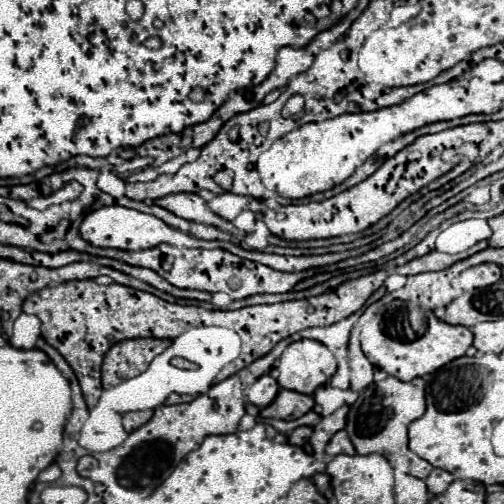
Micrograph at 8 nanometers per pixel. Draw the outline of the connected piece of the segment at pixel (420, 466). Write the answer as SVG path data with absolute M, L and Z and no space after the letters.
M386 377L382 381L374 381L372 385L368 385L348 413L346 431L356 447L356 453L360 455L380 453L390 461L394 469L400 469L418 479L426 479L432 467L428 461L420 459L416 453L408 449L408 437L406 437L408 425L414 419L420 419L426 411L425 388L426 382L420 377L408 383L396 377Z

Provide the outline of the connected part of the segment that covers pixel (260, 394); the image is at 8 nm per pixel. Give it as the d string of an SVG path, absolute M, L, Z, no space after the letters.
M264 375L246 389L246 395L248 395L248 401L254 403L256 407L268 407L276 399L278 391L280 387L276 385L276 379L270 375Z

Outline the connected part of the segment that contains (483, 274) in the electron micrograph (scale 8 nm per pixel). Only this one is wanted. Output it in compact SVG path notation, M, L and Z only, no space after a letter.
M482 263L482 265L470 267L464 273L460 273L458 285L460 285L460 289L470 291L470 289L488 287L488 285L500 281L500 277L502 277L502 269L498 265L494 265L494 263Z

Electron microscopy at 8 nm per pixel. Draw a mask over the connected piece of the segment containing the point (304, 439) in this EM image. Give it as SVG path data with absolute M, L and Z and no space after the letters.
M298 427L298 429L294 429L292 433L290 433L290 437L288 437L288 441L292 443L292 445L298 445L298 443L308 443L308 437L312 435L312 427Z

